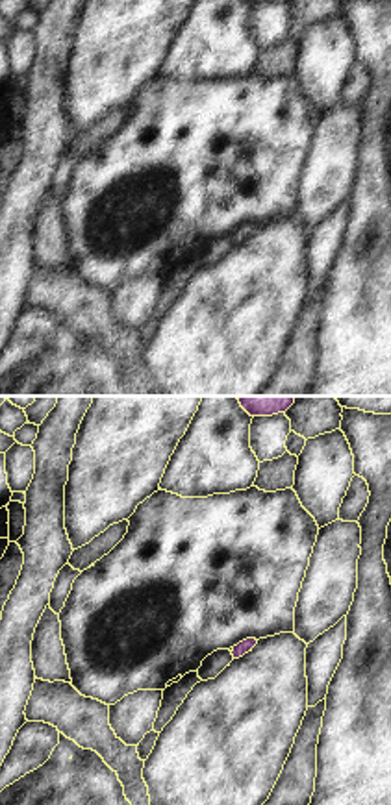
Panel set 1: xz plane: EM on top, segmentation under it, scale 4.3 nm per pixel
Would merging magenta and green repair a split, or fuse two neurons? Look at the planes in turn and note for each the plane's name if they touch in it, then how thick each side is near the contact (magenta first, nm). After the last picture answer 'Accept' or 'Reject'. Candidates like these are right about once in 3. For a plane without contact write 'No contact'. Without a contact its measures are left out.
Touches magenta in xz. Thickness 60 nm (magenta) against 20 nm

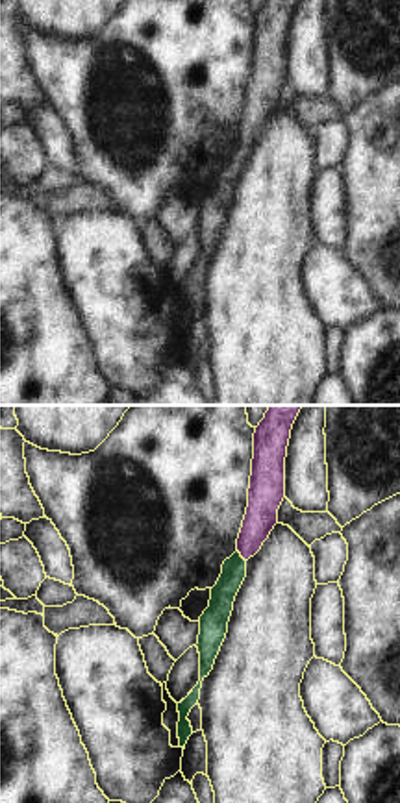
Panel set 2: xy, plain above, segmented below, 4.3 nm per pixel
Touches magenta in xy. Thickness 140 nm (magenta) against 110 nm

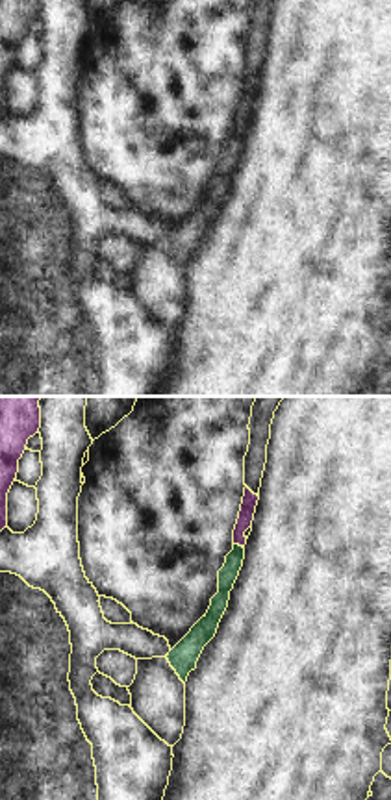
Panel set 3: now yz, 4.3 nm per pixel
Touches magenta in yz. Thickness 70 nm (magenta) against 80 nm

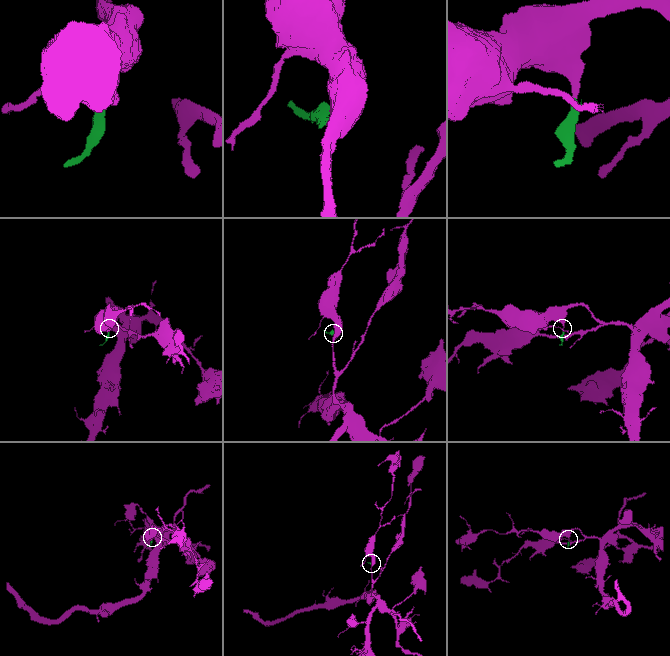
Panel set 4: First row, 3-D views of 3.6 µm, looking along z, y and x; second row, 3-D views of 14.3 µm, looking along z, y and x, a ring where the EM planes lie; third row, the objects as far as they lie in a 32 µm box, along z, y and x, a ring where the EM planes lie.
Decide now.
Accept

